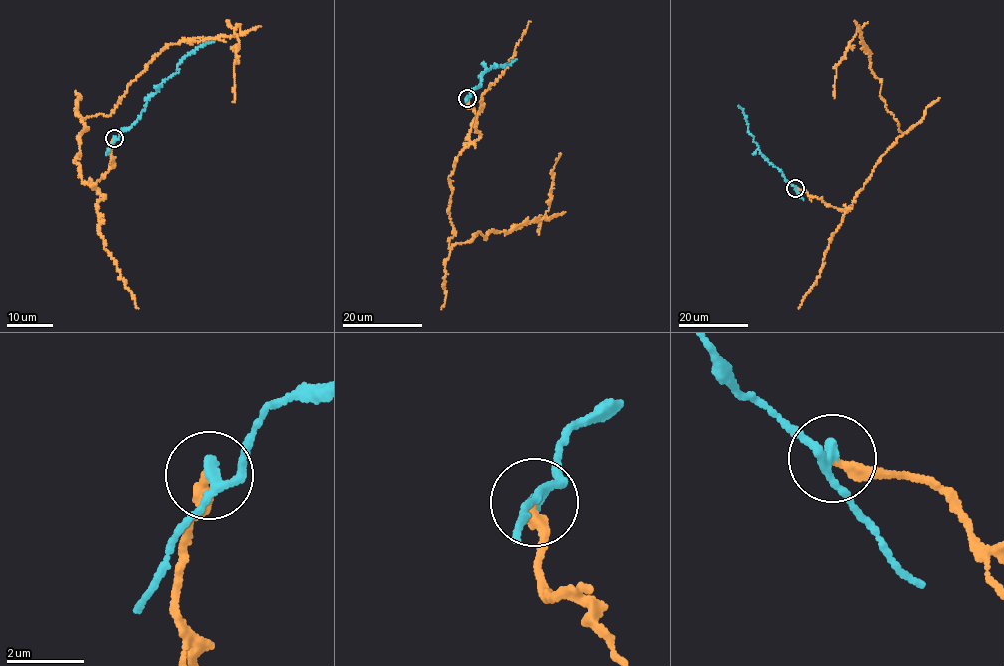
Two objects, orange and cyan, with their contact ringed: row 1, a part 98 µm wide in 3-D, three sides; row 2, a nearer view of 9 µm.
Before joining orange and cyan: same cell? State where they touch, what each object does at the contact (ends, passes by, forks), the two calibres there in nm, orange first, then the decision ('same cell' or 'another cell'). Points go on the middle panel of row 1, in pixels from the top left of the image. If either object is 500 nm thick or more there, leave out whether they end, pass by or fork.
(467, 98) | orange ends | cyan passes by | 280/240 nm | another cell

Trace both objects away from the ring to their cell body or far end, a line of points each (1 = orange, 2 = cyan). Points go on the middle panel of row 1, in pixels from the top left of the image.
1: (467, 97), (476, 115), (448, 178), (450, 248), (480, 231), (485, 238), (552, 217), (546, 213), (560, 153)
2: (467, 97), (480, 85), (483, 71), (516, 59)

